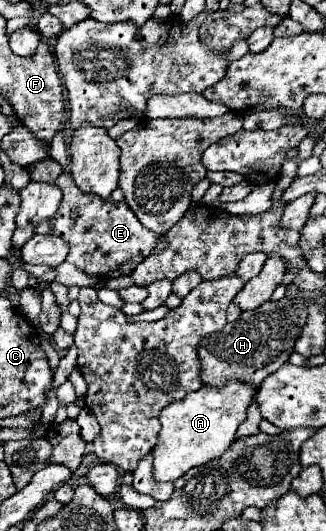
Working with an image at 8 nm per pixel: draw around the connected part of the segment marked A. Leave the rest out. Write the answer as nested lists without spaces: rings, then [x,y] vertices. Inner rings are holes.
[[[238,381],[220,389],[204,385],[200,391],[190,393],[182,401],[174,401],[164,407],[160,411],[162,429],[158,433],[158,443],[152,449],[152,479],[160,483],[174,481],[188,469],[220,457],[236,439],[236,429],[246,419],[246,407],[250,405],[254,393],[256,387]]]

